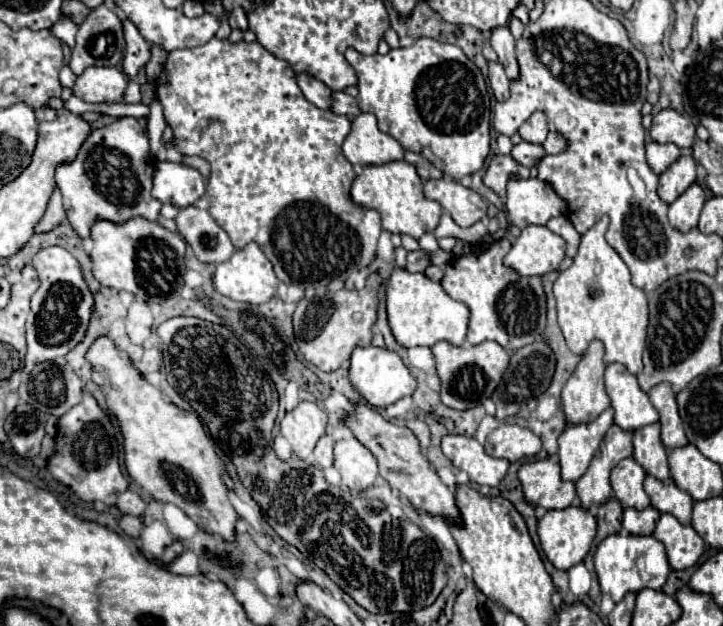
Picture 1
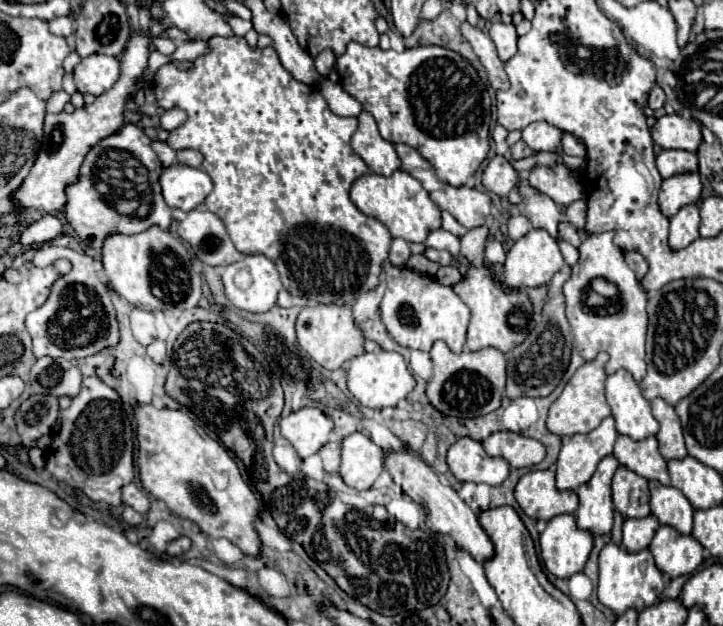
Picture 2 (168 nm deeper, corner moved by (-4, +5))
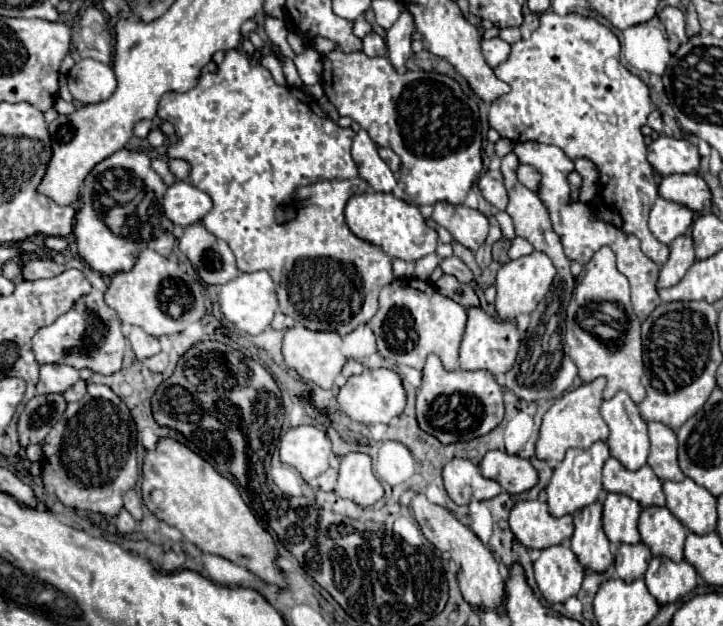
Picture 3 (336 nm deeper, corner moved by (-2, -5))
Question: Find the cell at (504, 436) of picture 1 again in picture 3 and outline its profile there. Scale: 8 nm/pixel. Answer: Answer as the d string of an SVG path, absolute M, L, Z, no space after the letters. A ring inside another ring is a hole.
M504 450L486 452L480 470L484 478L496 480L508 494L528 492L538 482L538 472L530 464L530 460L510 456Z

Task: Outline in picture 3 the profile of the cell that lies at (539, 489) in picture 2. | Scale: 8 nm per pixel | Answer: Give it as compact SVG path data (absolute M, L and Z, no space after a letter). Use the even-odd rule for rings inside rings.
M522 500L510 512L510 530L514 538L528 550L544 550L556 544L568 544L574 524L572 516L554 518L548 512L546 502Z

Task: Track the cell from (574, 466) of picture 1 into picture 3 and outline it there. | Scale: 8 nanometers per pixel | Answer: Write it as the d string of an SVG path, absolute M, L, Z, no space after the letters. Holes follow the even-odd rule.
M604 442L592 444L588 450L576 450L570 448L564 456L564 460L554 468L554 476L550 484L546 486L546 502L548 510L554 518L560 518L564 514L574 514L590 504L594 504L600 498L602 492L602 464L610 458L608 446Z

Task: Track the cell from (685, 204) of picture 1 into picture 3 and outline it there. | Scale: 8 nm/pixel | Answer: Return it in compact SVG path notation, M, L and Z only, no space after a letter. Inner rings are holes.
M680 236L672 242L670 246L670 258L662 266L660 278L658 278L658 288L670 288L682 280L682 276L688 272L688 268L696 262L694 258L694 246L690 236Z

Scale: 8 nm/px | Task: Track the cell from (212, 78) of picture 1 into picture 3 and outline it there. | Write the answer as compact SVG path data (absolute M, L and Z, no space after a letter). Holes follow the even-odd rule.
M230 50L226 52L224 62L218 66L218 74L202 74L200 82L196 88L178 94L178 92L168 92L166 96L162 96L160 104L158 104L158 116L166 122L172 122L178 134L178 142L168 146L168 158L182 158L190 164L190 182L200 188L202 192L206 192L212 202L214 208L210 210L210 214L204 216L202 224L208 232L212 232L214 236L222 238L228 242L230 250L236 256L238 268L242 272L258 272L258 270L266 270L272 280L276 282L276 290L278 290L278 302L280 308L286 316L290 316L296 324L302 324L304 328L310 328L314 332L338 332L340 336L350 334L352 330L356 330L360 324L368 324L374 316L374 312L378 310L378 292L392 282L392 260L376 246L356 238L350 228L346 226L344 220L344 206L348 202L350 196L358 194L358 192L366 192L368 184L358 176L356 164L350 156L350 144L354 138L354 130L352 128L340 128L322 108L320 104L310 96L304 94L300 88L286 88L286 86L278 86L274 82L274 78L270 76L270 72L264 66L252 66L248 56L242 50Z

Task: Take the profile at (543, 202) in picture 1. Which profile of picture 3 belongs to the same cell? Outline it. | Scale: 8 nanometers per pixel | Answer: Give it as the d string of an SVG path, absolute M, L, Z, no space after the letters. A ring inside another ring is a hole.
M522 164L522 166L518 166L518 180L526 186L526 188L530 188L530 190L538 190L538 186L540 186L540 174L532 168L532 166L526 166L526 164Z

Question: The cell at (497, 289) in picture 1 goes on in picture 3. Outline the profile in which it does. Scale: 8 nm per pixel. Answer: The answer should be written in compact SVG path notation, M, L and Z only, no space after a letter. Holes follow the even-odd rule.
M468 308L468 324L460 344L460 368L462 370L488 370L494 376L506 374L516 360L518 354L518 328L512 322L494 320L482 308Z

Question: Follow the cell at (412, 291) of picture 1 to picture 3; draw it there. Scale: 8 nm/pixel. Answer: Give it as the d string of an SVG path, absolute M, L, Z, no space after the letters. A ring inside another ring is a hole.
M410 278L404 282L394 280L384 286L380 292L380 308L370 320L370 328L376 336L380 356L392 360L396 366L422 370L428 354L436 354L446 370L460 368L458 348L466 328L466 308L452 298L442 296L430 282Z

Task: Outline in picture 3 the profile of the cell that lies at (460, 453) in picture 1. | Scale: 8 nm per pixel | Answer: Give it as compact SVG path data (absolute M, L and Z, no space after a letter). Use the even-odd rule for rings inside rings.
M454 458L444 466L444 488L454 504L466 506L474 500L490 500L502 492L500 484L480 474L478 464Z

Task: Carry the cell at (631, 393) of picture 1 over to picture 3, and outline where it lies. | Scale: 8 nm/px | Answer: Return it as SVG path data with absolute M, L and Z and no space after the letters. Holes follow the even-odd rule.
M618 392L612 400L602 402L600 414L610 428L608 448L610 456L622 462L628 470L638 470L646 464L650 442L648 426L640 418L638 406L626 392Z

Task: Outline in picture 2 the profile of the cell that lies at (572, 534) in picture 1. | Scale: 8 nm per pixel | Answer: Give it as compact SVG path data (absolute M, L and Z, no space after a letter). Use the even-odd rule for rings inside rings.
M558 514L556 518L550 518L546 530L540 534L540 552L544 564L548 572L552 572L558 578L570 578L572 574L580 572L588 560L590 550L592 550L592 534L588 534L588 530L580 530L572 514Z

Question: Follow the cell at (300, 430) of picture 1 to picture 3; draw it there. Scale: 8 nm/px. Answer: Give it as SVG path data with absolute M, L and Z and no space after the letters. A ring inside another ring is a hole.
M296 426L280 436L280 462L296 468L310 482L328 470L332 442L316 426Z

